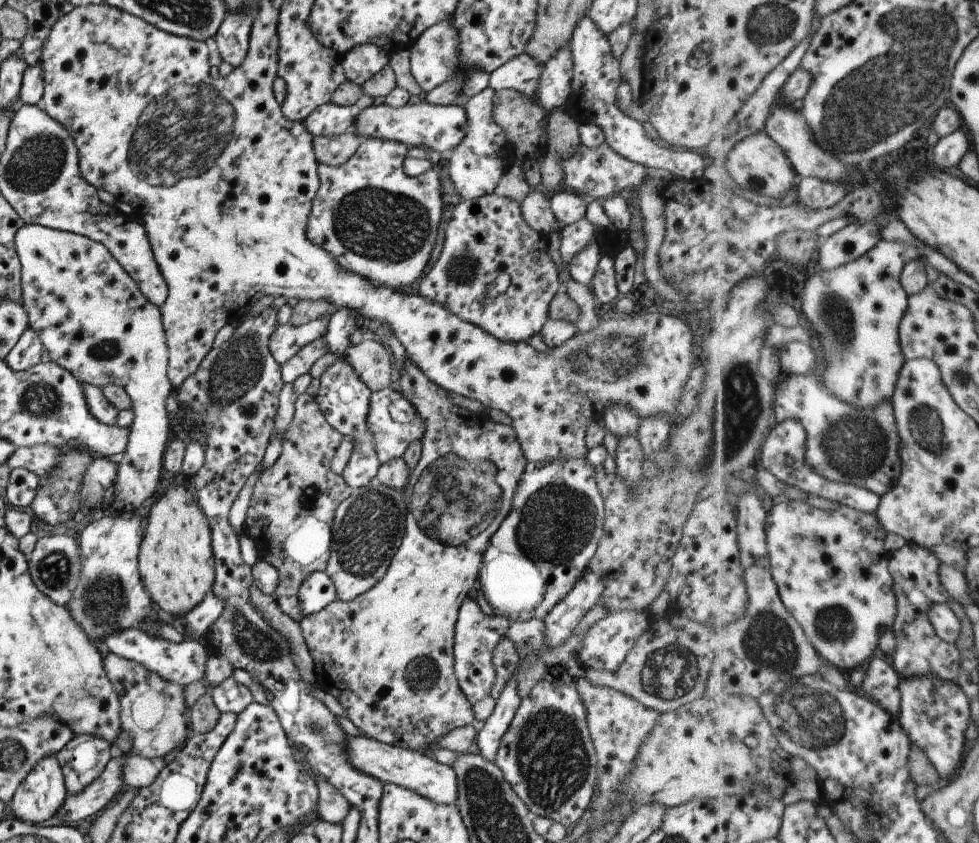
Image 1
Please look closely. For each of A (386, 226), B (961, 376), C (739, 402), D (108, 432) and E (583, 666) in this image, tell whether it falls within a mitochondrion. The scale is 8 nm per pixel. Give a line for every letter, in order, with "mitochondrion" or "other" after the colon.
A: mitochondrion
B: mitochondrion
C: mitochondrion
D: other
E: other

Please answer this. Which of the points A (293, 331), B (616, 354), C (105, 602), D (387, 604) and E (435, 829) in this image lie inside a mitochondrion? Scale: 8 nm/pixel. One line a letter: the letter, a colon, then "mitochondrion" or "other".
A: other
B: mitochondrion
C: mitochondrion
D: other
E: other

